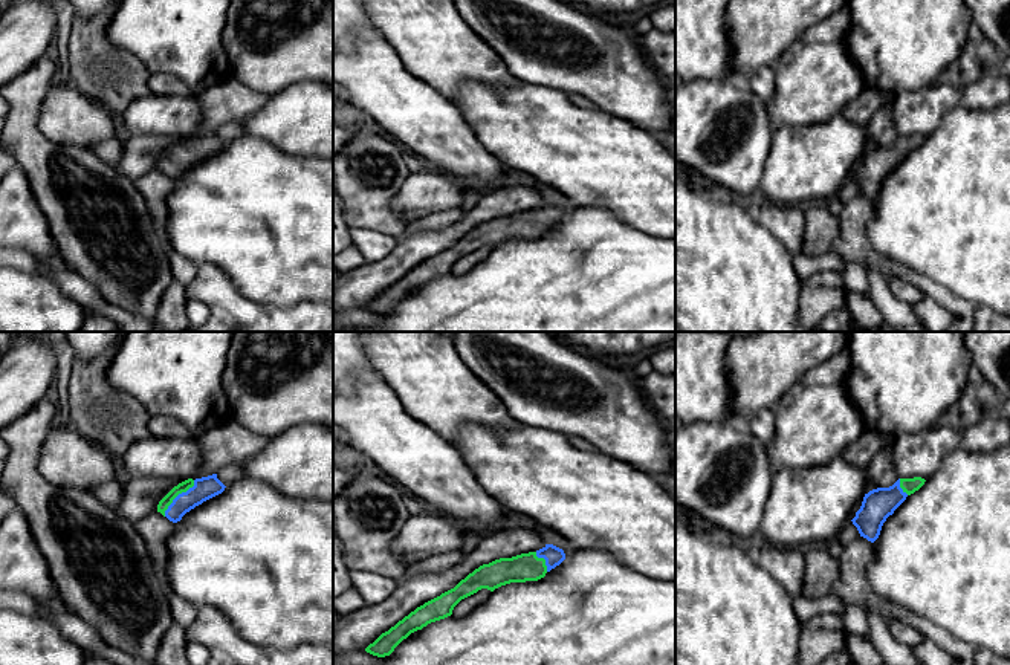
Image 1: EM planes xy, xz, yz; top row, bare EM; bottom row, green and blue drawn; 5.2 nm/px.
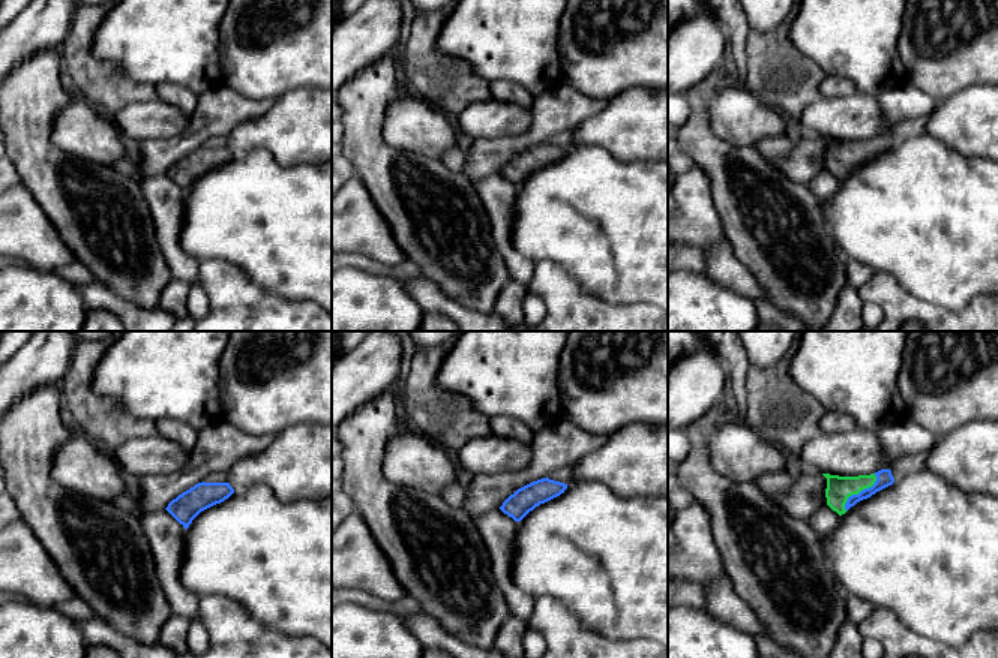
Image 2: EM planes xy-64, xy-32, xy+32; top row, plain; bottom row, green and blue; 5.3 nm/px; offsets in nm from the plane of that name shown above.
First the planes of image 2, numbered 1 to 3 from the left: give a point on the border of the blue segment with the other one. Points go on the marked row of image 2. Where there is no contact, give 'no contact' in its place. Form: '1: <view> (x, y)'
1: no contact
2: no contact
3: xy+32 (859, 492)

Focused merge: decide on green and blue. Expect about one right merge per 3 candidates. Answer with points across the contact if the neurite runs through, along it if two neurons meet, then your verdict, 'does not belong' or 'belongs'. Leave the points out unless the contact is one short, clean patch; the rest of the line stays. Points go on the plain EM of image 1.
across xy (184, 144), (178, 152), (190, 152), (205, 145) | belongs

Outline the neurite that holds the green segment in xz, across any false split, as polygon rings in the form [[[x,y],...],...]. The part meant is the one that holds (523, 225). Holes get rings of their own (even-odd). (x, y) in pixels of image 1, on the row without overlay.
[[[545,202],[536,209],[500,216],[489,222],[483,222],[461,237],[454,246],[417,264],[388,289],[382,290],[365,309],[377,315],[390,313],[411,290],[422,287],[431,280],[451,274],[454,264],[461,257],[481,246],[494,249],[510,240],[538,238],[564,217],[565,211],[562,206]]]

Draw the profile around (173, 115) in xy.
[[[145,95],[121,115],[131,133],[191,136],[200,125],[199,95]]]

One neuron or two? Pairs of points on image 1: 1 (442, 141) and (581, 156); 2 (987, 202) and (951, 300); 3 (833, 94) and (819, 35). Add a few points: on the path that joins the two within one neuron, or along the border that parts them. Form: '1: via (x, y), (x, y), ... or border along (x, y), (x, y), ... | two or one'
1: border along (462, 116), (479, 141), (504, 167) | two
2: border along (922, 275), (946, 286), (977, 306) | two
3: via (819, 80), (819, 49) | one

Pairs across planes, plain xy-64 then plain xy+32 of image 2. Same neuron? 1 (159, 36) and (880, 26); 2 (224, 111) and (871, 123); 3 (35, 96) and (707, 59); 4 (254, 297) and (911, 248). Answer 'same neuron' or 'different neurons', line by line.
1: same neuron
2: different neurons
3: different neurons
4: different neurons

